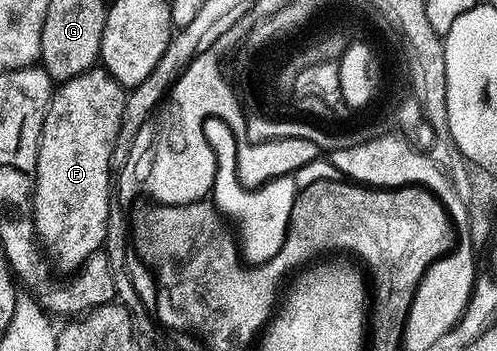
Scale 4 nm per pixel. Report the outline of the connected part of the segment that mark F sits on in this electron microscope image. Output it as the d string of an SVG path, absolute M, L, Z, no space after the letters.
M92 68L84 72L81 76L70 78L68 82L62 83L52 93L51 107L47 110L47 115L43 121L43 131L41 132L41 140L39 141L39 155L37 156L37 172L35 173L35 189L33 191L33 221L35 223L35 232L38 241L60 262L63 266L71 266L70 268L78 268L83 265L83 262L91 253L97 253L107 241L107 221L113 212L113 167L111 164L111 153L113 152L113 144L117 138L121 124L121 116L125 108L125 100L127 94L125 87L119 83L108 72L102 68Z

